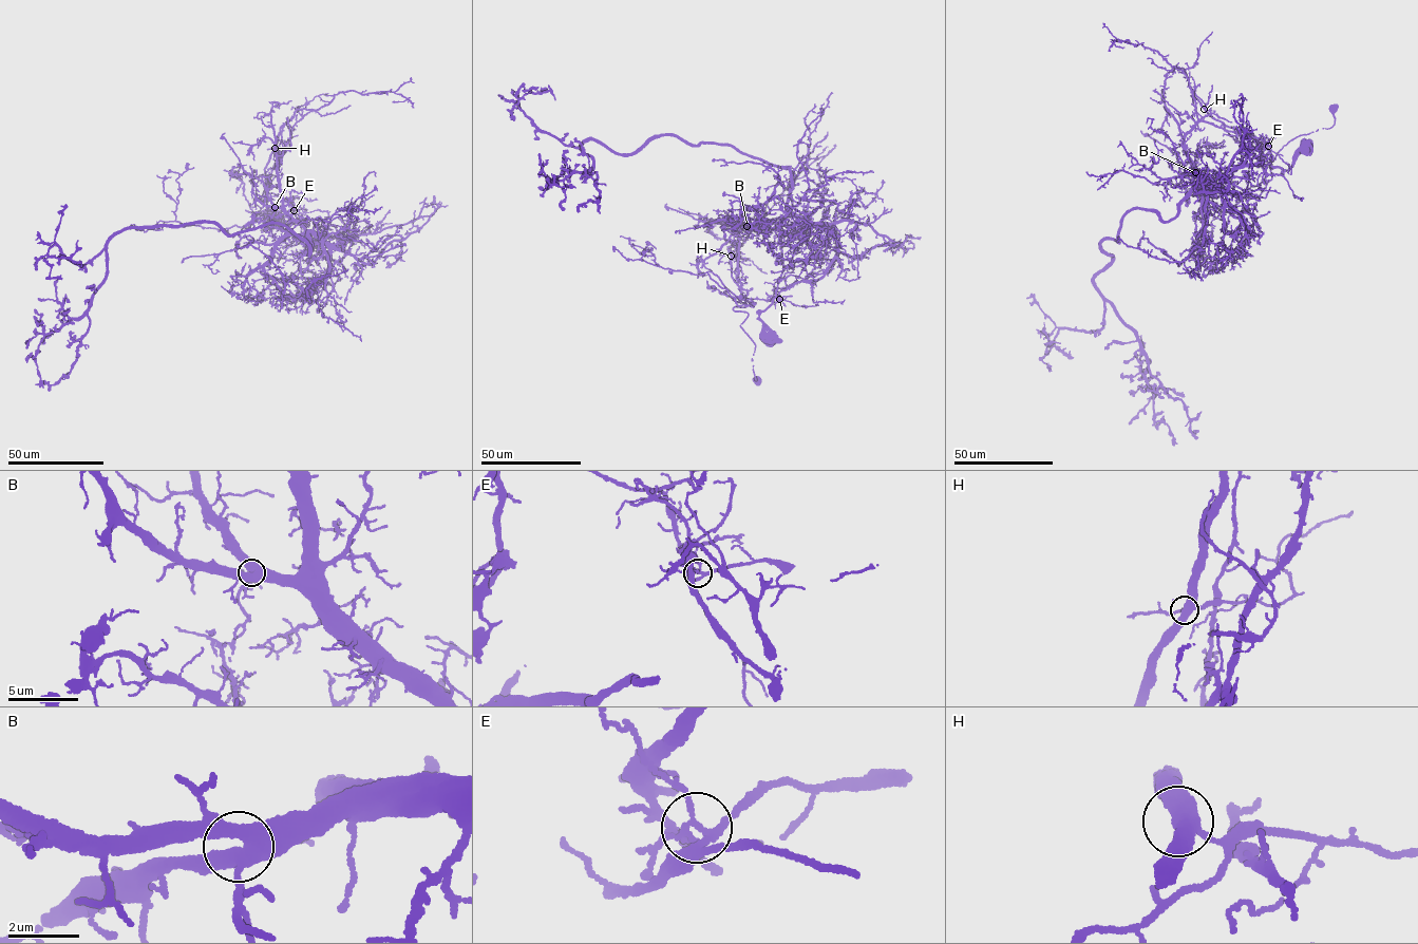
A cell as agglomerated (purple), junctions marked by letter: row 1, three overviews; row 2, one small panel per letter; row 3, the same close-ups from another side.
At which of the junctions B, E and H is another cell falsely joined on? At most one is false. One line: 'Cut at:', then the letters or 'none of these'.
Cut at: E

